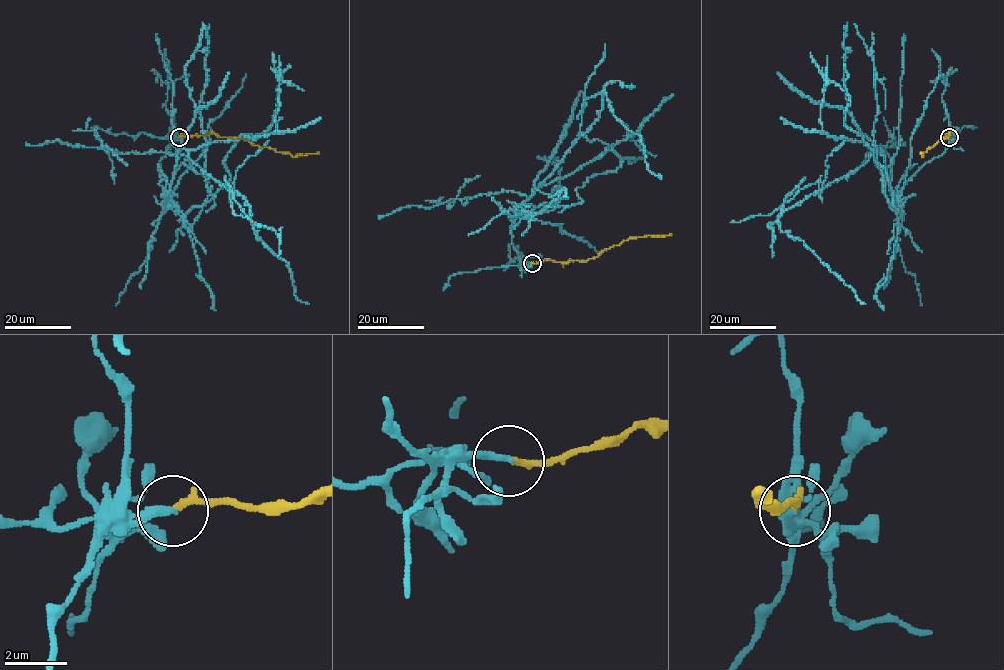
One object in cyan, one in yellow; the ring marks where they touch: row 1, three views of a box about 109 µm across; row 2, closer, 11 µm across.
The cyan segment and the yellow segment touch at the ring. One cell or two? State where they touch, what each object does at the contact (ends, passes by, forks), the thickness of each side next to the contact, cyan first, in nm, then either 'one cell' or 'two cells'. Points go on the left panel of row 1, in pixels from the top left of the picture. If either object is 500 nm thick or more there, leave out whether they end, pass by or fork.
at (179, 137); cyan ends there; yellow ends there; 240 nm thick on the cyan side, 200 nm on the other; two cells

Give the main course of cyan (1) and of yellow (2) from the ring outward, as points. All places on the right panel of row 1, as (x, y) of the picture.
1: (950, 137), (895, 199), (875, 148), (778, 217), (865, 304)
2: (950, 137), (946, 136), (950, 133), (929, 147), (922, 157), (920, 152)

